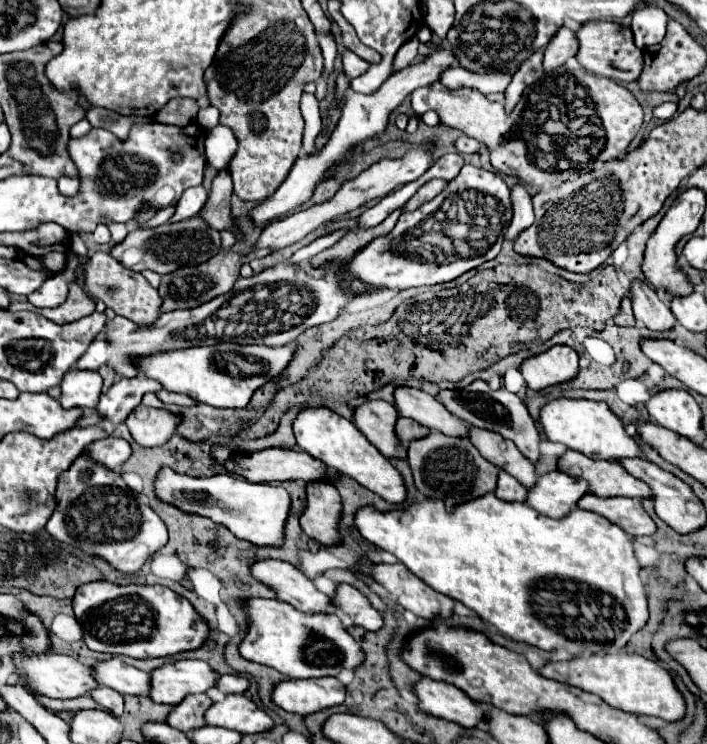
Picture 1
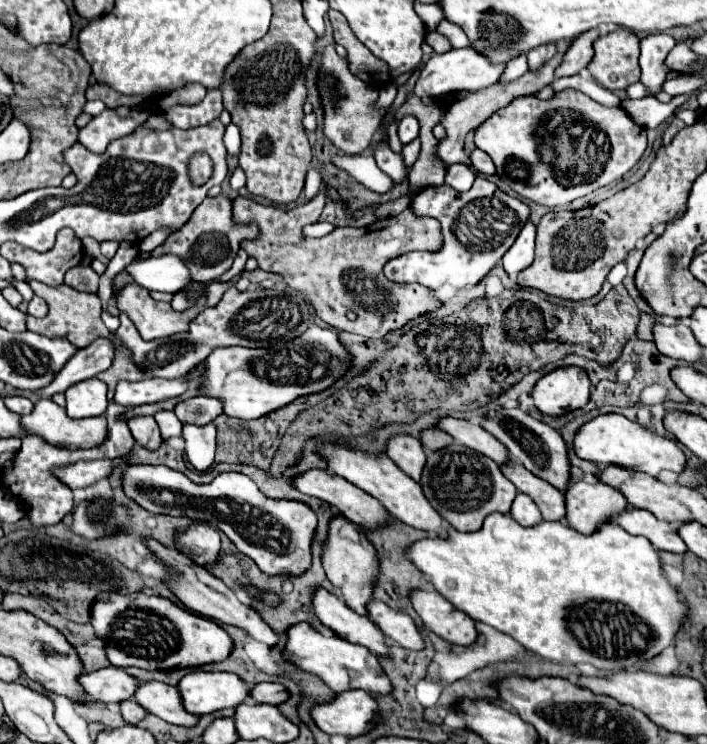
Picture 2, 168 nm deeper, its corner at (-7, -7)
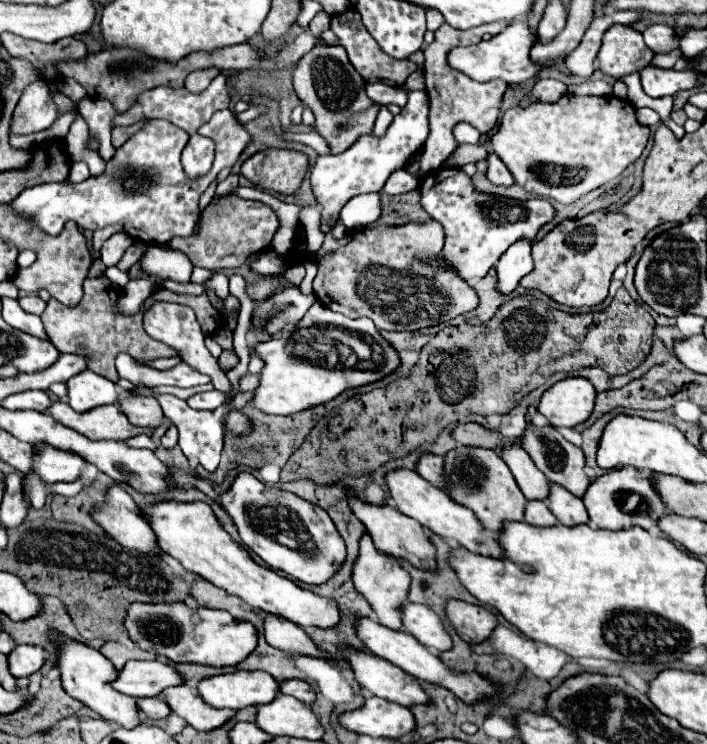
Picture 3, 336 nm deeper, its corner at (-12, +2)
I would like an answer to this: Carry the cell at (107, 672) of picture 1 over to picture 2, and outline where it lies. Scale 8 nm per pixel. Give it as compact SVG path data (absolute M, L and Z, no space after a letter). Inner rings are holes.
M157 680L139 682L139 686L133 694L133 700L137 704L141 704L147 712L163 718L165 722L179 724L179 726L195 726L197 724L197 716L187 714L183 710L177 688L169 686L165 682L157 682Z

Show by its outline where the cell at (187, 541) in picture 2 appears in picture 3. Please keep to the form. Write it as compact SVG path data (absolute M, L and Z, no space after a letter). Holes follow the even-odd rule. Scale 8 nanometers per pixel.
M158 501L140 509L144 519L150 523L158 547L178 559L184 569L204 577L216 587L230 595L240 597L254 611L278 615L300 627L336 627L340 623L340 609L334 599L320 597L312 591L298 587L292 579L278 575L276 571L258 565L248 551L236 543L218 523L214 511L204 501L180 503L180 501Z

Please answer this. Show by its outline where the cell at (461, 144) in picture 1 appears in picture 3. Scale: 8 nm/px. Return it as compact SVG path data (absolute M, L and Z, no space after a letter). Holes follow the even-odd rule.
M490 153L490 157L488 157L488 173L486 173L486 177L494 185L504 185L504 187L514 185L512 173L506 169L506 165L500 161L500 157L496 153Z

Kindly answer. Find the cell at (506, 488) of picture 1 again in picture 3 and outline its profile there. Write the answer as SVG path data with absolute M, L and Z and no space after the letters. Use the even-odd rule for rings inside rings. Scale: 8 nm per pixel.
M530 501L526 505L524 521L534 527L552 527L558 523L558 519L552 515L552 511L548 509L548 505L544 501Z

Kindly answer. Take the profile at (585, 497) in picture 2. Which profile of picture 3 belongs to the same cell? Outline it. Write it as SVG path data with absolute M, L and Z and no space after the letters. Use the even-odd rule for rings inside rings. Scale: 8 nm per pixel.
M634 467L614 469L602 477L596 477L592 485L588 487L588 493L584 495L582 501L588 509L590 521L600 529L610 529L610 531L628 529L628 527L642 527L648 531L656 527L664 515L670 513L660 493L656 493L650 473L634 469Z

